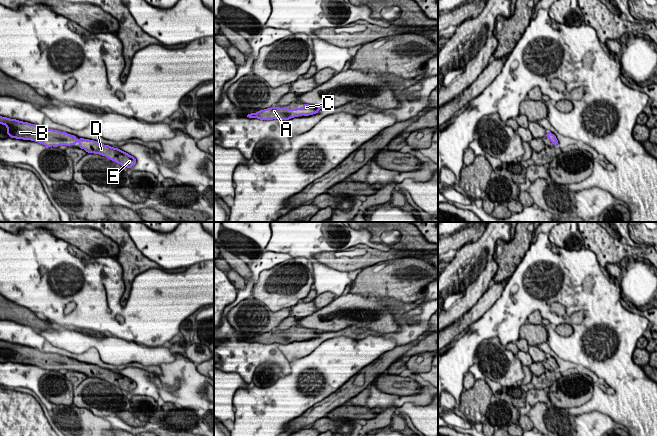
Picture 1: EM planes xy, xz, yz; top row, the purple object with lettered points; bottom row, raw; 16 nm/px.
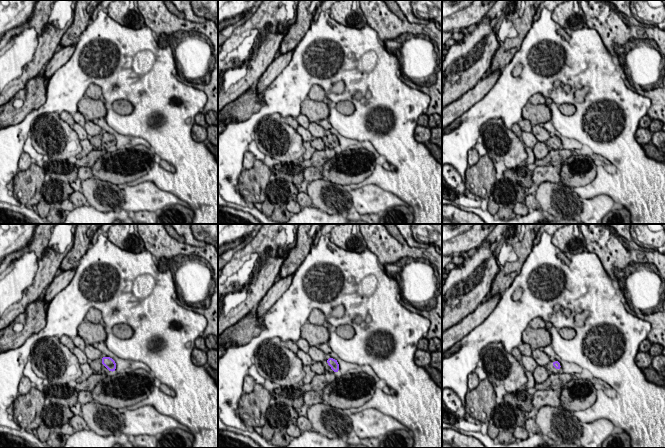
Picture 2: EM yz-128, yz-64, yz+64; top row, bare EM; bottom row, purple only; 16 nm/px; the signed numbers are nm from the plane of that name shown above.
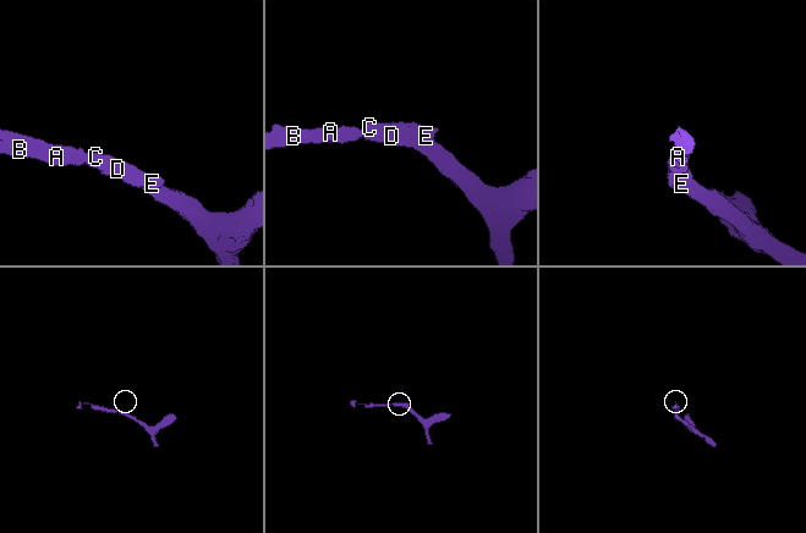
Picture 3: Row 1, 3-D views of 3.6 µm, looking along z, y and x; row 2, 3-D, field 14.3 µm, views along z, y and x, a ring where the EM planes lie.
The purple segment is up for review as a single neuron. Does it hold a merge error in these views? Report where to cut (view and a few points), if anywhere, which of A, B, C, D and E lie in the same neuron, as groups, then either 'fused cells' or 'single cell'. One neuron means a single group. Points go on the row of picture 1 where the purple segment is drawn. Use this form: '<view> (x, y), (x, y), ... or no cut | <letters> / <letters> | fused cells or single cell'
no cut | A B C D E | single cell

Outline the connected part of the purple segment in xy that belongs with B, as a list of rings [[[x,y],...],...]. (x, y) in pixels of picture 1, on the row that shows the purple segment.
[[[0,116],[0,124],[7,127],[7,134],[11,138],[31,140],[45,145],[46,147],[58,147],[60,145],[72,146],[79,143],[79,148],[85,149],[87,153],[99,154],[115,161],[128,169],[136,164],[136,159],[128,153],[113,148],[109,145],[100,144],[97,141],[79,138],[53,129],[45,129],[36,124],[10,119]]]

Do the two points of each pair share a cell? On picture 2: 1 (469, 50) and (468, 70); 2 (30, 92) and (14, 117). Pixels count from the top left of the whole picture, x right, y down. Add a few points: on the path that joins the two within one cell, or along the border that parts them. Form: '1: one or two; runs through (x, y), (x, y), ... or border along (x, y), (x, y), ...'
1: one; runs through (469, 55), (469, 65)
2: one; runs through (30, 99), (30, 103), (21, 112)

